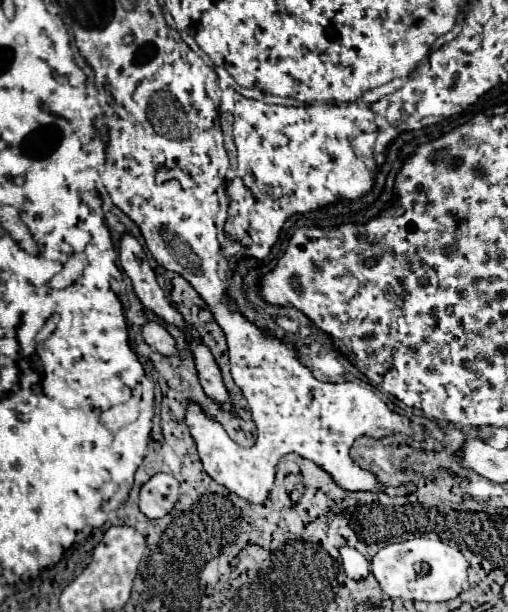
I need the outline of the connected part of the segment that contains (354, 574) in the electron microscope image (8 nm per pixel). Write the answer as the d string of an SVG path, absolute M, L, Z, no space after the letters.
M342 547L339 550L342 560L342 570L346 571L346 575L354 581L366 579L368 575L368 559L358 553L356 549L350 547Z

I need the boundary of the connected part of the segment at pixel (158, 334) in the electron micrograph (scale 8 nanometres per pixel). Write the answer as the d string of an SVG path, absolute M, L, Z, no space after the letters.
M146 323L144 325L144 339L158 353L162 353L166 357L174 357L176 355L176 343L174 343L172 335L162 325L158 325L158 323Z

